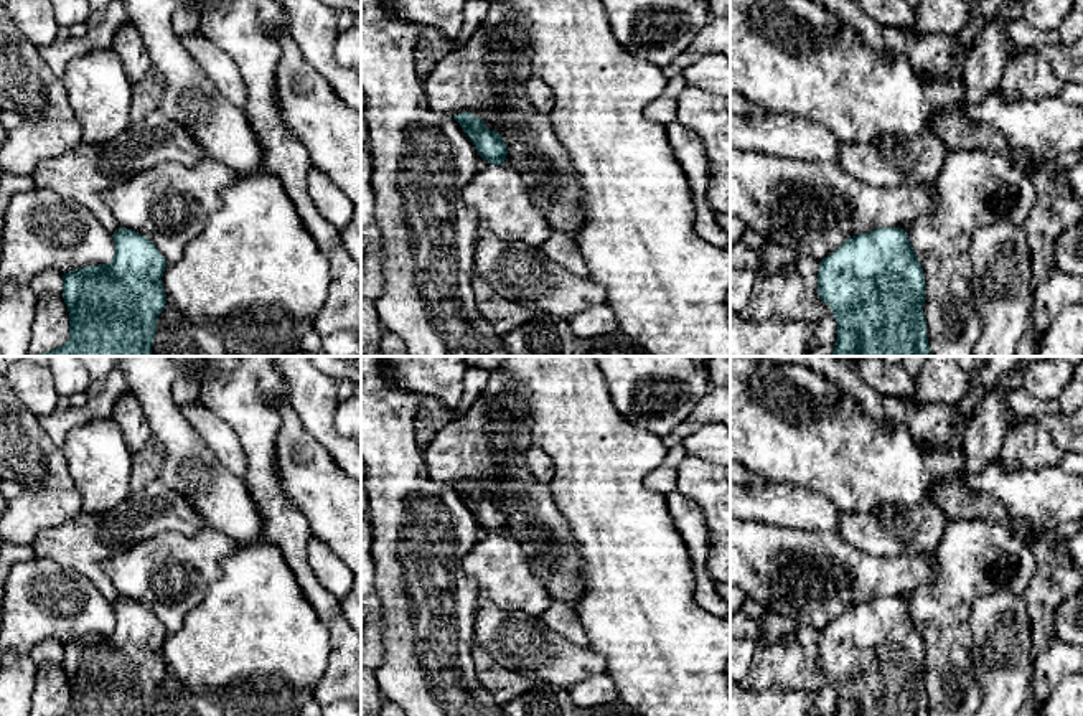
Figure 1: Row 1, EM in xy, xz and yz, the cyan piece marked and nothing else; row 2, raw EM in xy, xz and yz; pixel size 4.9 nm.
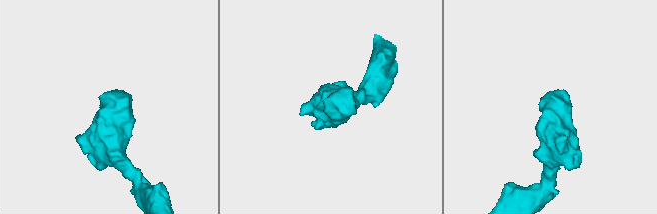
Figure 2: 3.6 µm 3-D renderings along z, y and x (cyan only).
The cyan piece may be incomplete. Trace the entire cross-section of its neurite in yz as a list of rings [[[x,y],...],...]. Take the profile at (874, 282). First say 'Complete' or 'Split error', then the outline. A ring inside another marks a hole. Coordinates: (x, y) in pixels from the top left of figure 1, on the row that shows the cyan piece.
Complete. [[[877,228],[849,238],[819,262],[818,294],[837,322],[837,340],[829,356],[931,356],[926,335],[923,267],[902,228]]]

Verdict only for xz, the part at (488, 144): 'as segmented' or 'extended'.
as segmented

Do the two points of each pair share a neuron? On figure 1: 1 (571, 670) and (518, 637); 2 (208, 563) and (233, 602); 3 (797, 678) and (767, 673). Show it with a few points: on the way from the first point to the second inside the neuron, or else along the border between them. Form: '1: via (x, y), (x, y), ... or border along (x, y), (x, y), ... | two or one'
1: via (557, 662), (531, 647) | one
2: border along (238, 546), (225, 558), (223, 573), (193, 609) | two
3: via (790, 673), (773, 673) | one

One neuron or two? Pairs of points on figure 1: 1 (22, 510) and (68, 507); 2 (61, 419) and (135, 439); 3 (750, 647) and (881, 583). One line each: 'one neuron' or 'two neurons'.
1: one neuron
2: two neurons
3: two neurons

